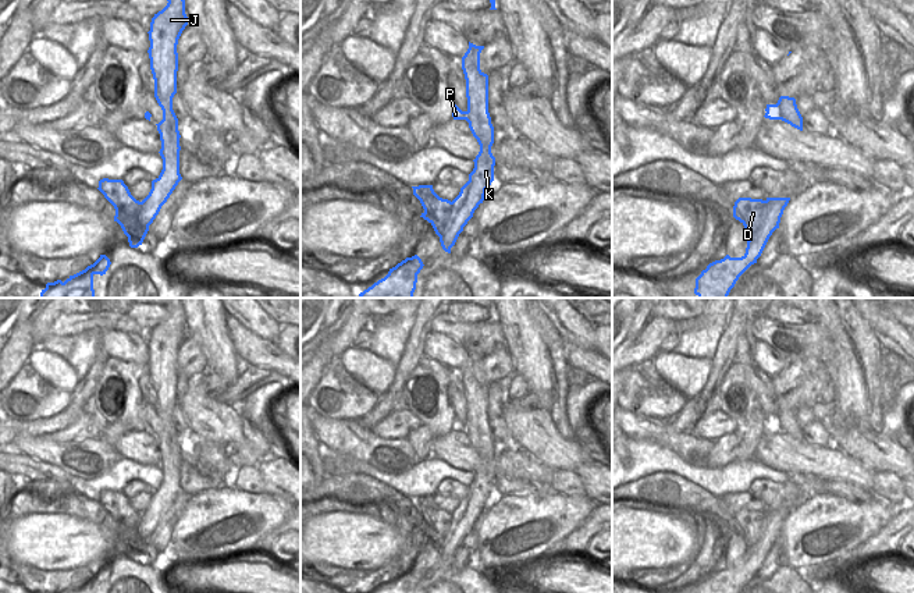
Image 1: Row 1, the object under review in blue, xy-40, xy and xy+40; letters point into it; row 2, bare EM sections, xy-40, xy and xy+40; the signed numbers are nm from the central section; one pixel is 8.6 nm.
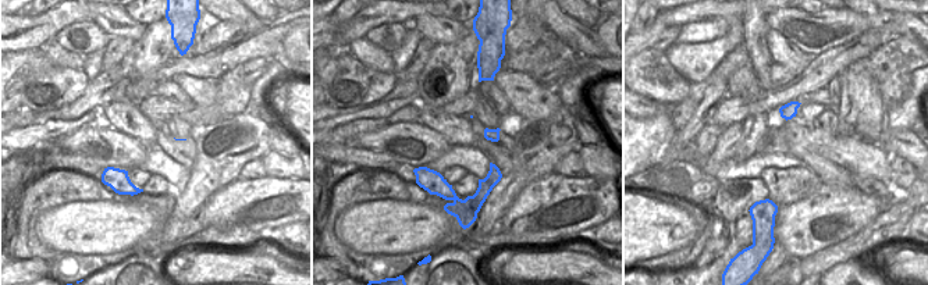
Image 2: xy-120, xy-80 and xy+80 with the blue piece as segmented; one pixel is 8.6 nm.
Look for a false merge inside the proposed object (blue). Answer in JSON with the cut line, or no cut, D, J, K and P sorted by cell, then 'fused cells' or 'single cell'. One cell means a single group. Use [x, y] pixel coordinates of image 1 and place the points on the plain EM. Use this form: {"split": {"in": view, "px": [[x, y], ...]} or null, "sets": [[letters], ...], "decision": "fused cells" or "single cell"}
{"split": {"in": "xy+40", "px": [[765, 512], [763, 533], [749, 553]]}, "sets": [["D"], ["J", "K", "P"]], "decision": "fused cells"}

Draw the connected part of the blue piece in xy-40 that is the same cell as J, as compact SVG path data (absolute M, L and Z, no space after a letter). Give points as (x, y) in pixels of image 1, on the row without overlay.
M170 298L166 305L167 317L154 326L150 334L147 362L150 381L154 391L154 409L163 422L163 432L156 436L160 445L163 482L152 493L149 507L141 514L139 529L128 543L131 560L142 557L149 537L159 526L161 518L167 514L178 494L179 486L179 443L178 430L173 422L173 409L177 405L178 383L178 351L188 337L185 326L185 312L181 298Z

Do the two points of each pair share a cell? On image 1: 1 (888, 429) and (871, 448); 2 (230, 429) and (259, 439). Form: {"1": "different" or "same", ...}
{"1": "different", "2": "different"}

